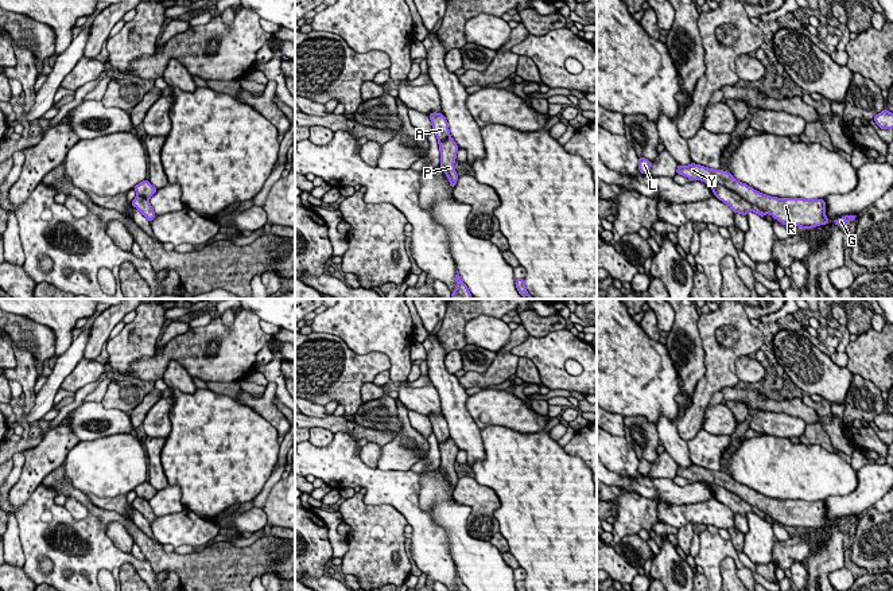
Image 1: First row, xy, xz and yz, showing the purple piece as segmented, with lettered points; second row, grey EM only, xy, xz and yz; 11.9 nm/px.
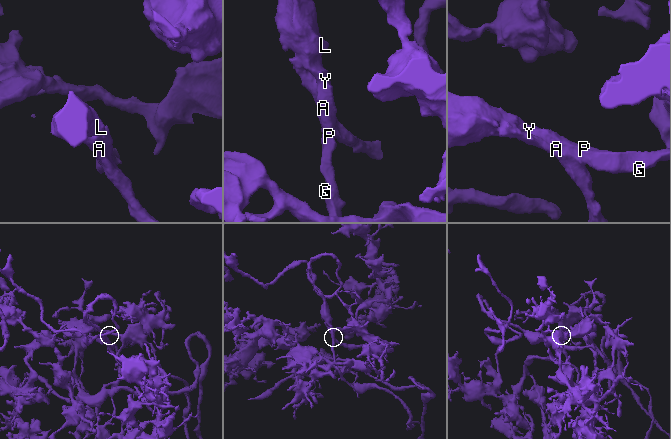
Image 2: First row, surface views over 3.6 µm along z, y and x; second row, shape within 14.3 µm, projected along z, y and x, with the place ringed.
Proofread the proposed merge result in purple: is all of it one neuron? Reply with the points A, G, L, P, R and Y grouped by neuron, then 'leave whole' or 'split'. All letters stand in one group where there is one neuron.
groups A G L P R Y; leave whole

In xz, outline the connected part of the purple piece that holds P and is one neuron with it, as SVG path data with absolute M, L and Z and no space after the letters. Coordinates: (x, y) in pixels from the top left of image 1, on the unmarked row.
M430 415L428 416L432 432L436 436L440 452L440 468L446 474L450 487L454 490L458 482L458 475L454 468L454 463L457 460L458 447L450 438L449 424L443 415Z

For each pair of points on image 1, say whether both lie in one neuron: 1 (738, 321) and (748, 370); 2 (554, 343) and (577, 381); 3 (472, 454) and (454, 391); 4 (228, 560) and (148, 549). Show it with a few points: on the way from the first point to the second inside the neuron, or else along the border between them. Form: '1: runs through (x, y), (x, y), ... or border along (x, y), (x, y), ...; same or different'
1: border along (748, 354), (736, 362), (740, 380); different
2: runs through (554, 354), (554, 366), (566, 378); same
3: runs through (468, 438), (454, 407); same
4: runs through (208, 563), (169, 562); same

